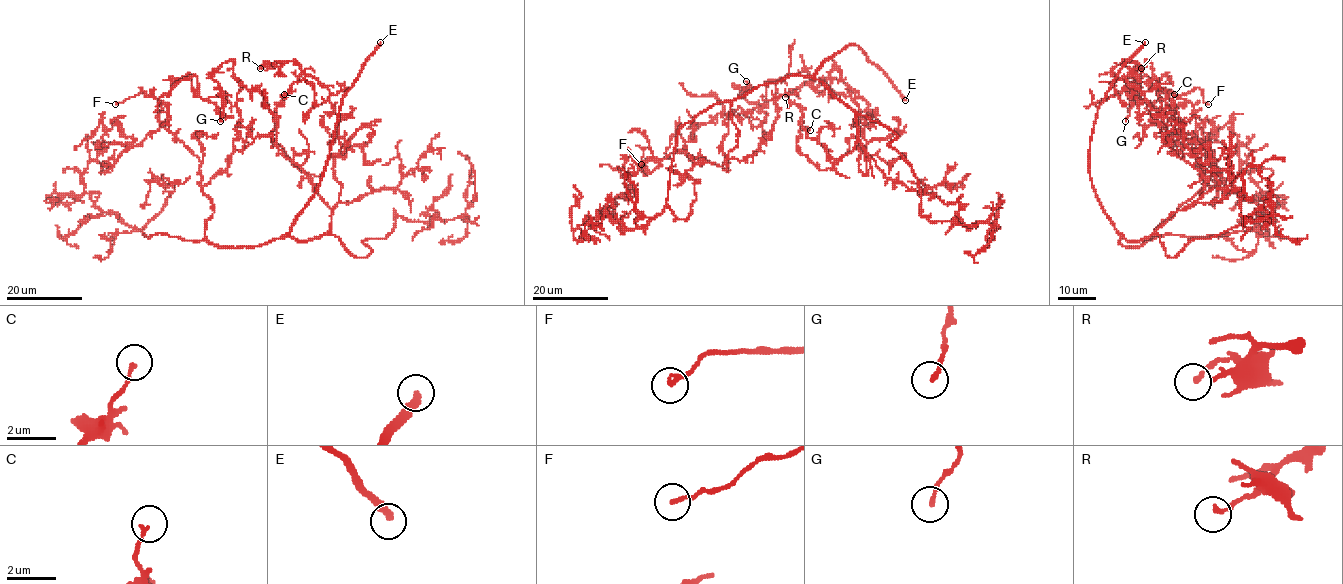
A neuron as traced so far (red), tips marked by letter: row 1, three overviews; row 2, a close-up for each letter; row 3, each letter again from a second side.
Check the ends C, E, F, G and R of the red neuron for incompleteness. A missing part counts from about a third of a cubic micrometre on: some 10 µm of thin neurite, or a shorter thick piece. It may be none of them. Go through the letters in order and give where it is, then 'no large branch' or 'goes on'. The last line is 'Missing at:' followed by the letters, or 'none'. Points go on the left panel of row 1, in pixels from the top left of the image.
C: place (284, 94); no large branch
E: place (380, 42); goes on
F: place (115, 104); no large branch
G: place (220, 121); no large branch
R: place (260, 68); no large branch
Missing at: E

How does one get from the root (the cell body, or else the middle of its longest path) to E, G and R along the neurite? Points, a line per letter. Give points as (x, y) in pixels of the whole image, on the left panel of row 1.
E: (261, 245), (283, 238), (316, 192), (328, 158), (341, 99), (380, 42)
G: (261, 245), (205, 236), (214, 210), (202, 188), (228, 166), (240, 118), (232, 59), (212, 77), (220, 121)
R: (261, 245), (322, 236), (342, 185), (334, 175), (339, 116), (330, 91), (292, 61), (260, 68)

